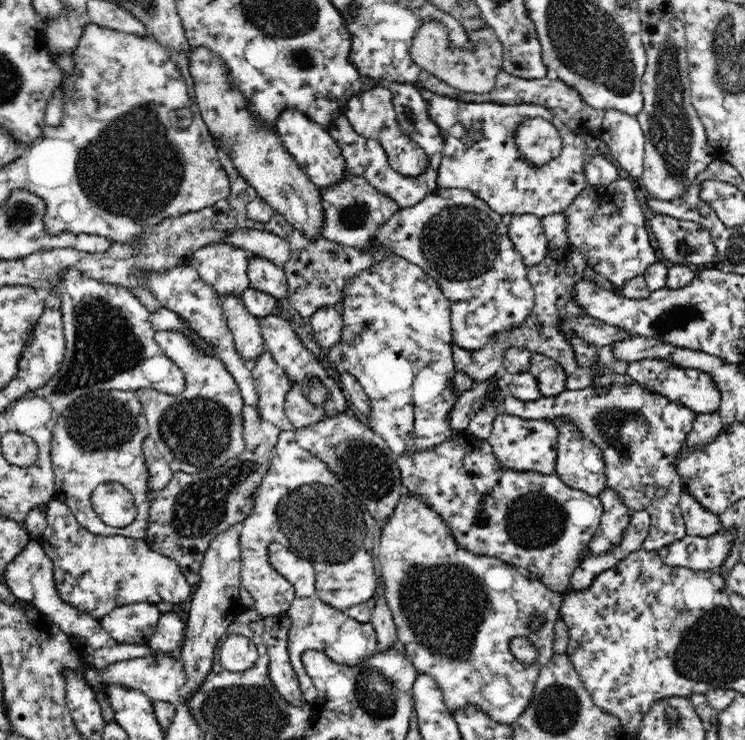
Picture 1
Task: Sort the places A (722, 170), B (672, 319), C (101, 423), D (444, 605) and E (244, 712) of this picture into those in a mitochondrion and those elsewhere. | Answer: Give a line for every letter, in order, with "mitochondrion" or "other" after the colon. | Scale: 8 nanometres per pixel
A: other
B: mitochondrion
C: mitochondrion
D: mitochondrion
E: mitochondrion

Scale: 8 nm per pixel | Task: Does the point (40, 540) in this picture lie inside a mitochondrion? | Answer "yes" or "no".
no

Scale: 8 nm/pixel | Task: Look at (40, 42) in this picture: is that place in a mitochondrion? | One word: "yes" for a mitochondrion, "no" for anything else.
no

